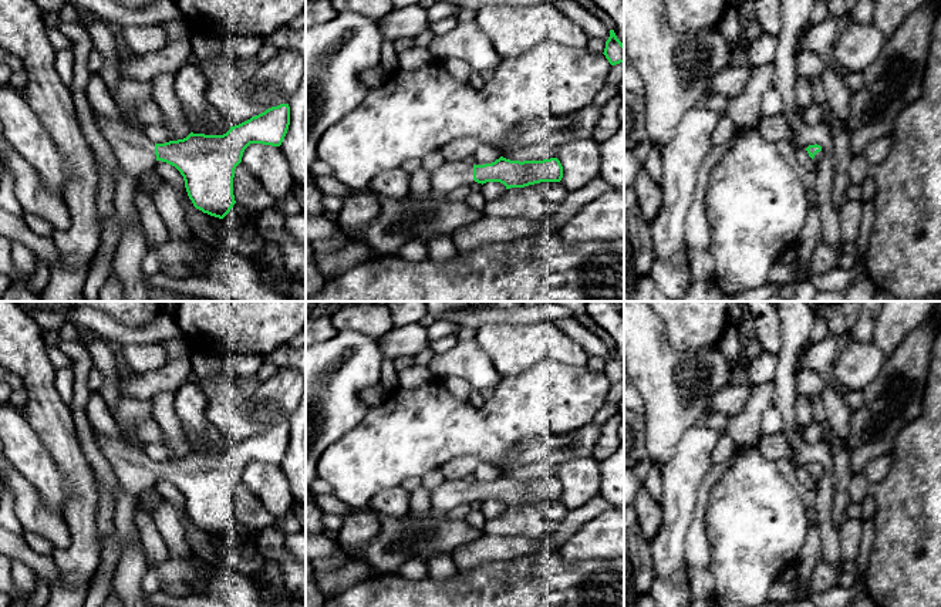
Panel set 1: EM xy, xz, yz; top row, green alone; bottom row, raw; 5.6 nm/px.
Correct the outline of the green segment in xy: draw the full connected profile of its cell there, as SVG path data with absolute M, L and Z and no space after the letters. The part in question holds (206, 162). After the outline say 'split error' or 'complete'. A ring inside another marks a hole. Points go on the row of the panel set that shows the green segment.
M280 104L250 119L230 127L223 135L190 132L186 138L154 144L144 132L124 119L94 112L94 121L111 145L119 166L138 181L156 161L175 166L185 181L193 206L223 219L236 203L235 169L250 144L280 146L289 125L290 107Z; split error

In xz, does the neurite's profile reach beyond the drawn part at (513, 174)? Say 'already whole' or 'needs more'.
needs more

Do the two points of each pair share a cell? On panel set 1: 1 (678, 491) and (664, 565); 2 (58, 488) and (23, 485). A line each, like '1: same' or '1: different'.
1: same
2: different

